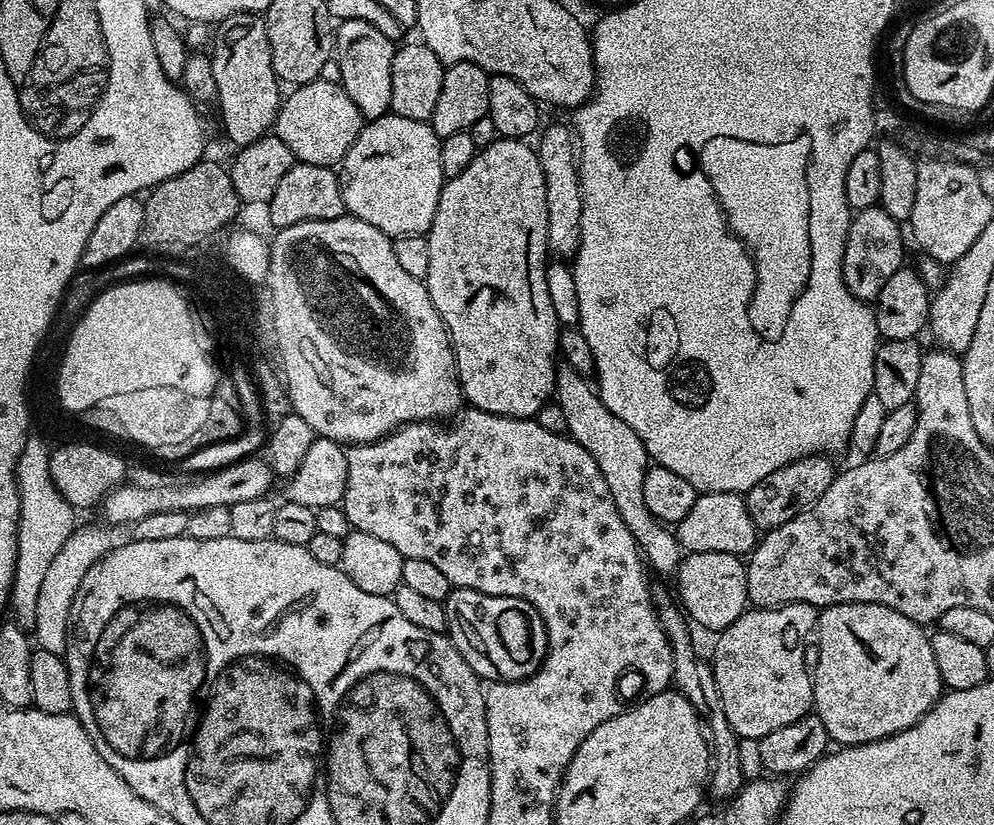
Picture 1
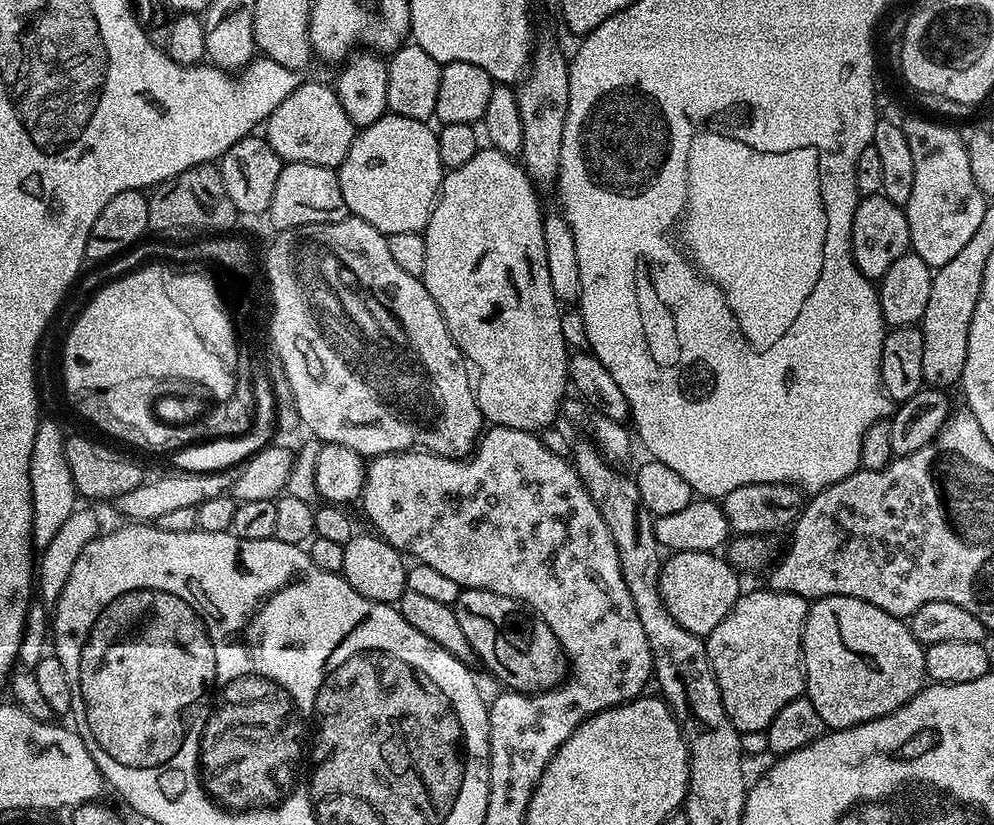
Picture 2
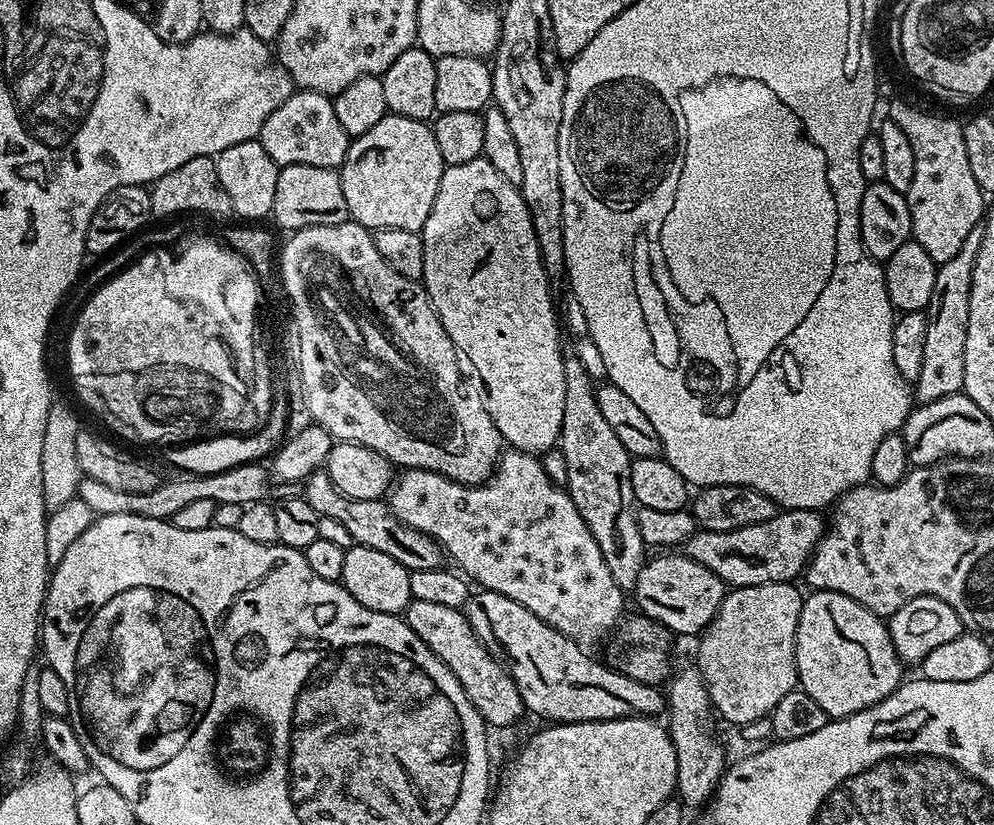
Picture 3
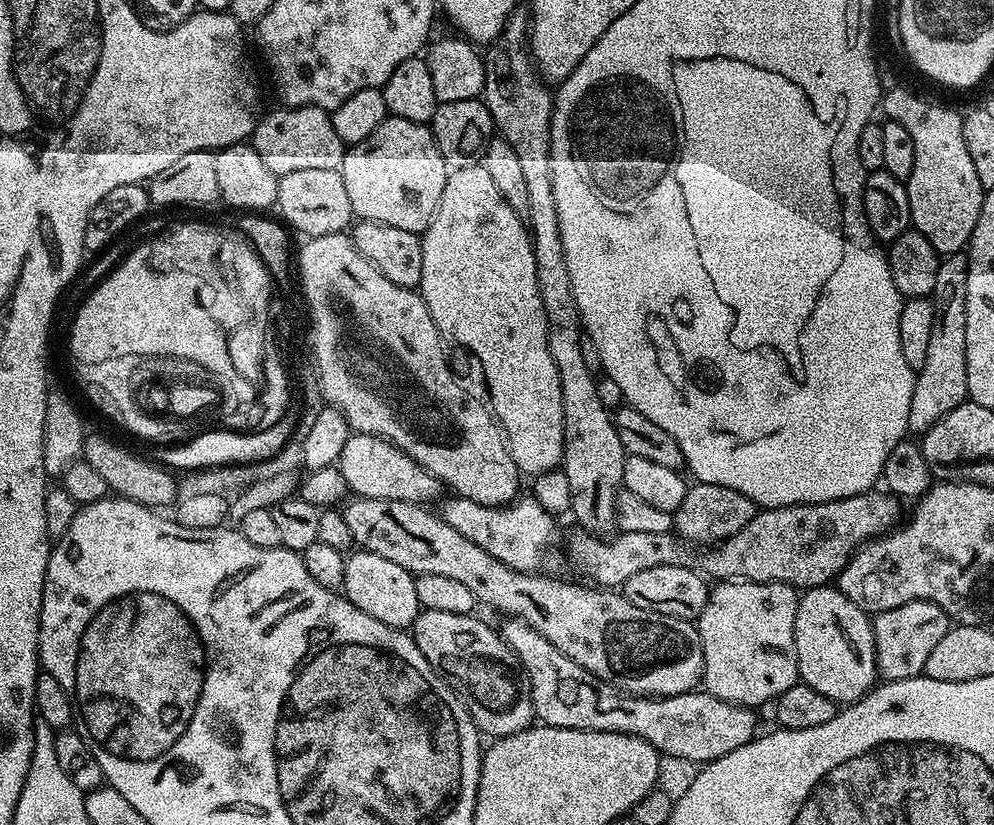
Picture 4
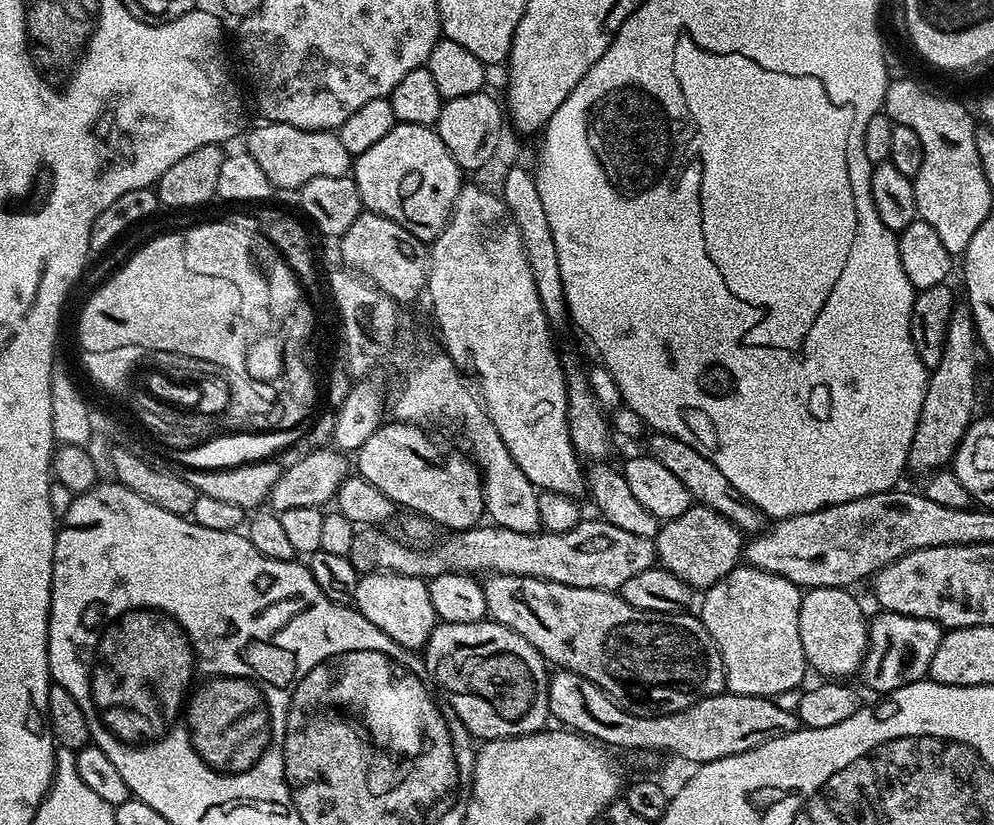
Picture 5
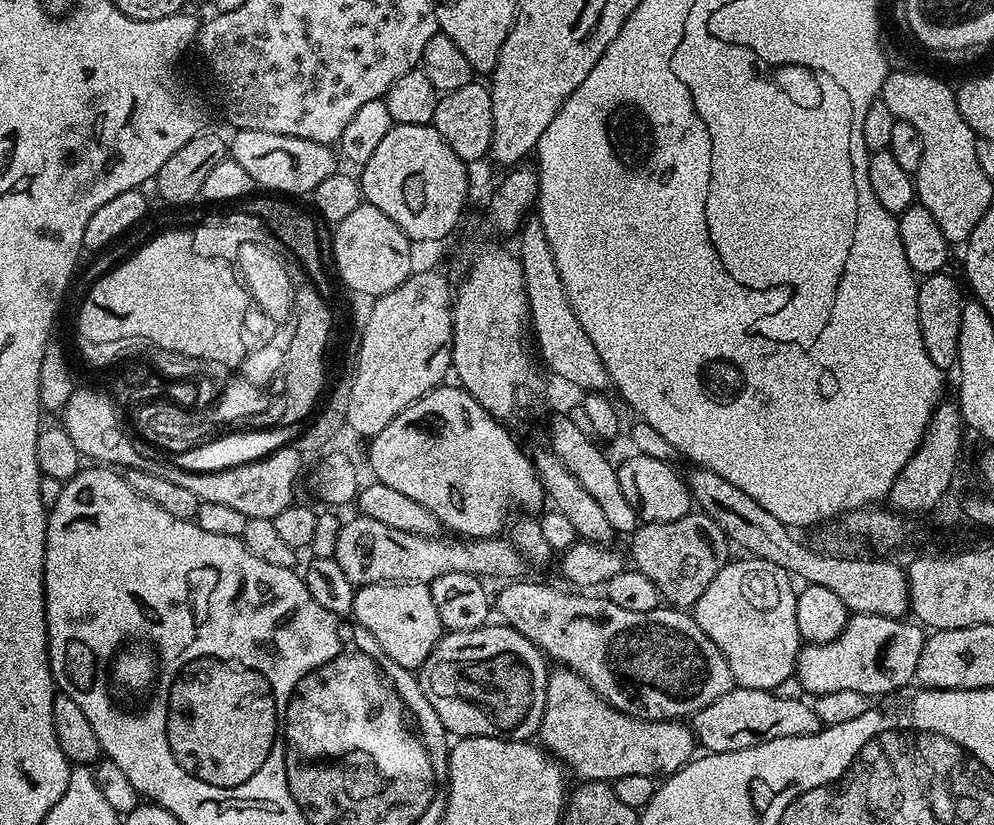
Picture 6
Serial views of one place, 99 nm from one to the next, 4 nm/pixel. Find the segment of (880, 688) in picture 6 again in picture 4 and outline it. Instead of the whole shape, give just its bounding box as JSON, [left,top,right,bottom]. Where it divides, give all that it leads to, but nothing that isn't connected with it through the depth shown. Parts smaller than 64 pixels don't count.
[868,607,950,686]

